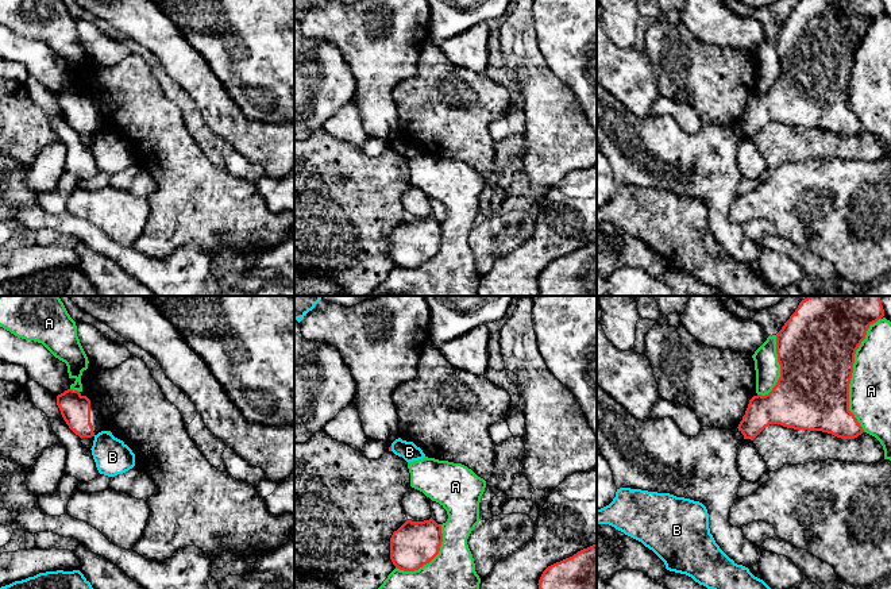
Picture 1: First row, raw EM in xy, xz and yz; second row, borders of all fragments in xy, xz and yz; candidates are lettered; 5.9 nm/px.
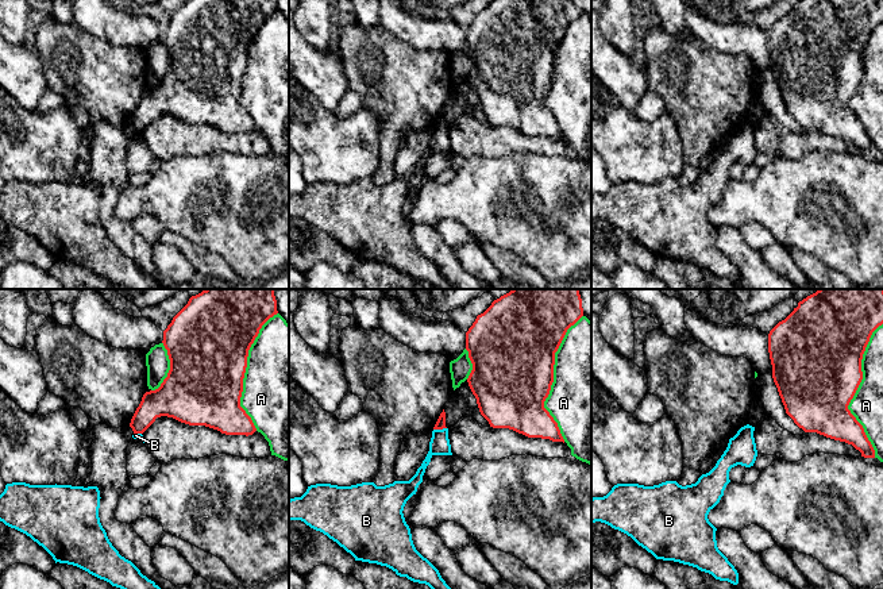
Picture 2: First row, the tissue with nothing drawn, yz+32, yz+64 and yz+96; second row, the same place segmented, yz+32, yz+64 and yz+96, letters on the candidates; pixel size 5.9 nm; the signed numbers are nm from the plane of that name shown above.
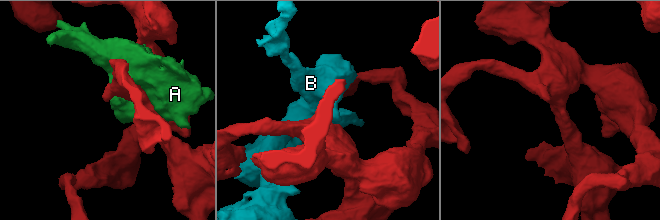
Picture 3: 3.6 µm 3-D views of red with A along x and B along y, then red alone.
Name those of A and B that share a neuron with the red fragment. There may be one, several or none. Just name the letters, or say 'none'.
none

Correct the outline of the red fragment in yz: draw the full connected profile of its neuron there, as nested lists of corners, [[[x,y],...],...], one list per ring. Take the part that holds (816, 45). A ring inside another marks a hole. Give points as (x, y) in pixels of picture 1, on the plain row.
[[[799,0],[776,32],[780,74],[772,88],[753,93],[738,128],[753,138],[770,122],[794,127],[822,128],[841,136],[864,130],[849,108],[849,81],[855,51],[871,22],[884,14],[882,0]]]

